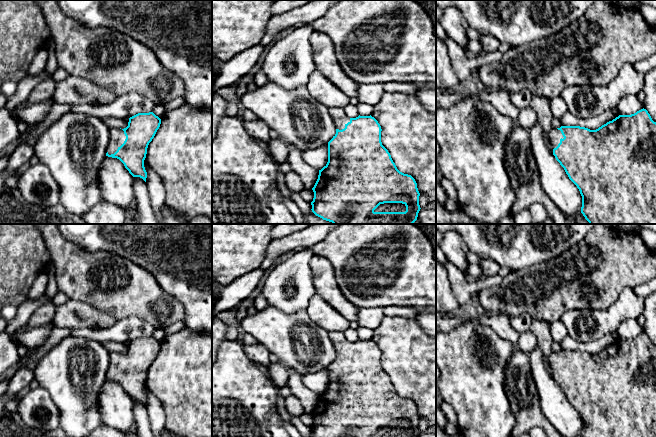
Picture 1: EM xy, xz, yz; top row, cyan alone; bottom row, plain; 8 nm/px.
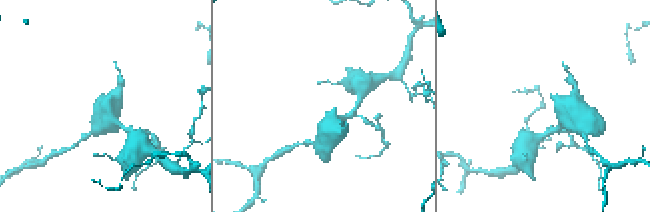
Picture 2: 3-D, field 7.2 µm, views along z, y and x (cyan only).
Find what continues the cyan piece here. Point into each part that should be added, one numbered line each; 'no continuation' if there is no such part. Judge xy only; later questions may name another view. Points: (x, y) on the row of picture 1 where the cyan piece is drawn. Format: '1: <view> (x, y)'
1: xy (117, 137)

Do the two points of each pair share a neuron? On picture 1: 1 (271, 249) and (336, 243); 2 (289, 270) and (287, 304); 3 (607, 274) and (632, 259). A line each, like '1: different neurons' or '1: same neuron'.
1: different neurons
2: same neuron
3: same neuron

